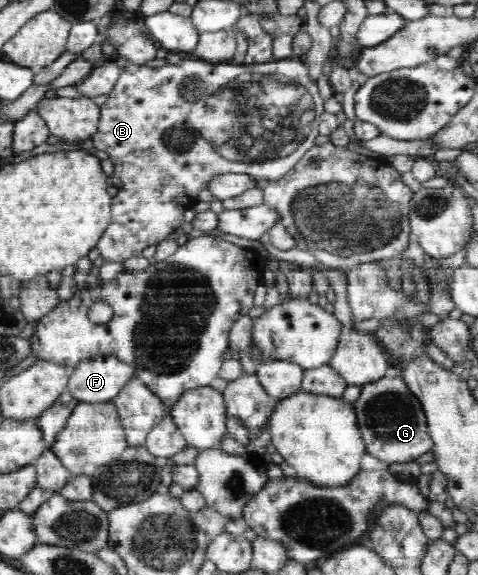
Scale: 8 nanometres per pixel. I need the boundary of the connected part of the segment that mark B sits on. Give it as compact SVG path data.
M124 56L112 58L116 67L120 69L120 77L115 88L110 92L105 103L100 107L100 130L92 138L93 148L104 150L108 153L109 159L114 164L113 174L120 180L120 187L117 188L116 196L111 196L112 222L104 232L104 236L97 243L97 248L101 256L108 262L128 263L128 260L142 256L142 252L148 246L157 246L160 242L172 238L176 232L182 230L186 224L186 212L192 210L200 200L200 194L210 188L212 180L216 176L228 175L232 172L244 172L257 179L268 181L278 180L287 172L290 172L300 159L308 152L316 142L318 133L317 117L325 112L326 98L320 95L318 82L310 76L308 66L299 58L274 59L265 64L237 65L233 62L214 64L202 61L199 58L185 56L180 65L165 65L160 68L150 68L150 66L139 66L130 62Z

